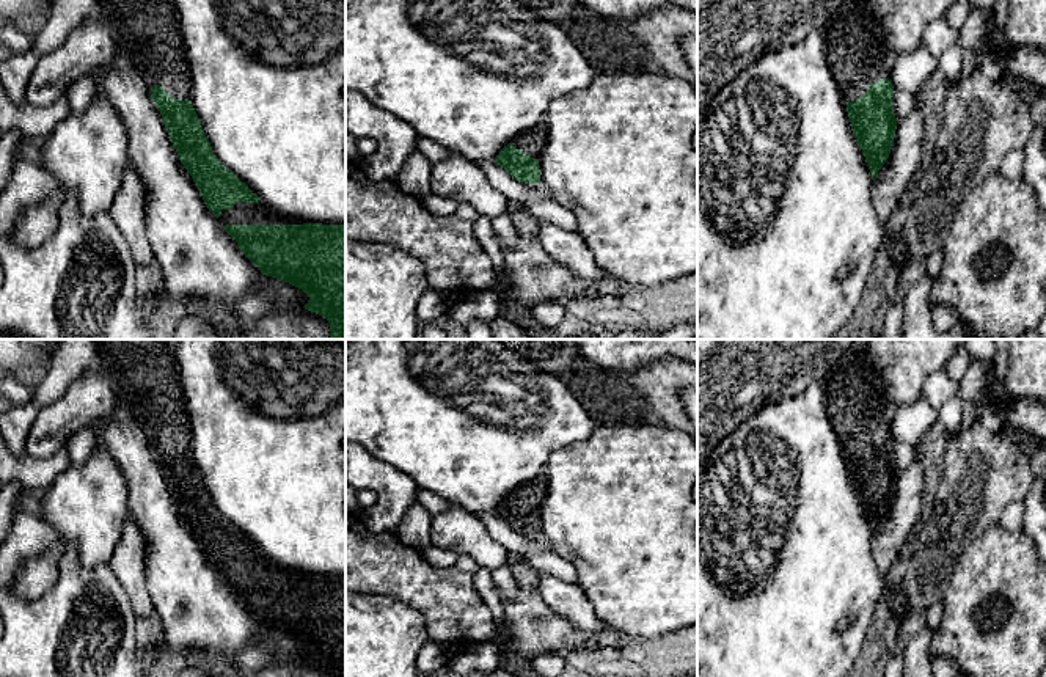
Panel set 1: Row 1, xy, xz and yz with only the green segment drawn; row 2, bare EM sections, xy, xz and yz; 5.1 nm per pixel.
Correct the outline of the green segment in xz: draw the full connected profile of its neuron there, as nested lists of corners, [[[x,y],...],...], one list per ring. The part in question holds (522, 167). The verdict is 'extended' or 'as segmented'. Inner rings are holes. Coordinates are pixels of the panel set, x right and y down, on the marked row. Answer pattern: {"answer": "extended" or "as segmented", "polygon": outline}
{"answer": "extended", "polygon": [[[542,124],[526,130],[504,146],[495,162],[514,179],[529,185],[539,184],[539,160],[545,134],[547,130]]]}

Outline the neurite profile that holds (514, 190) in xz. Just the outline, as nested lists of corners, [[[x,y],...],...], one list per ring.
[[[485,162],[479,167],[484,170],[488,182],[503,193],[509,203],[523,204],[531,196],[531,185],[514,179],[496,162]]]

